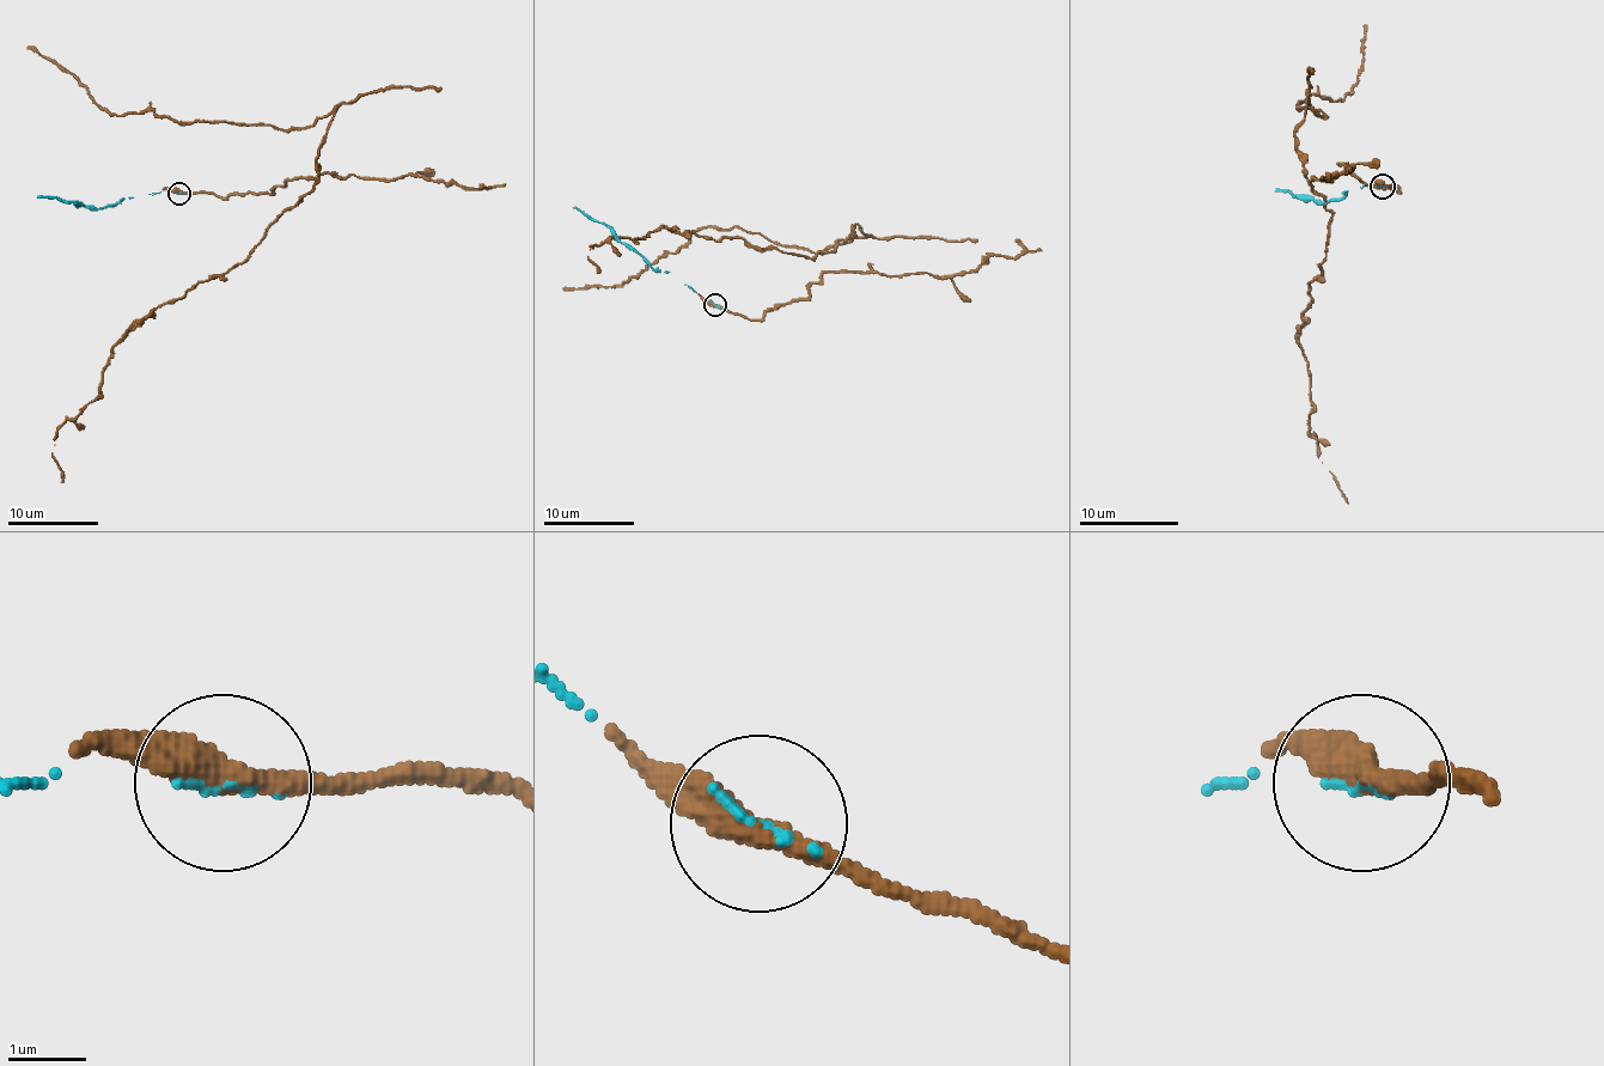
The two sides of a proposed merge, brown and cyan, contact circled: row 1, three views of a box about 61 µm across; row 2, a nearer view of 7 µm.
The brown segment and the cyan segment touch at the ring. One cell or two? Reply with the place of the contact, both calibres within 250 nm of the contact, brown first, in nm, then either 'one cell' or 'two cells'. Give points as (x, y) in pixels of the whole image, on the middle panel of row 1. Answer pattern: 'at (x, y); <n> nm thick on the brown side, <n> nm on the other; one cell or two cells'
at (715, 304); 380 nm thick on the brown side, 90 nm on the other; one cell

